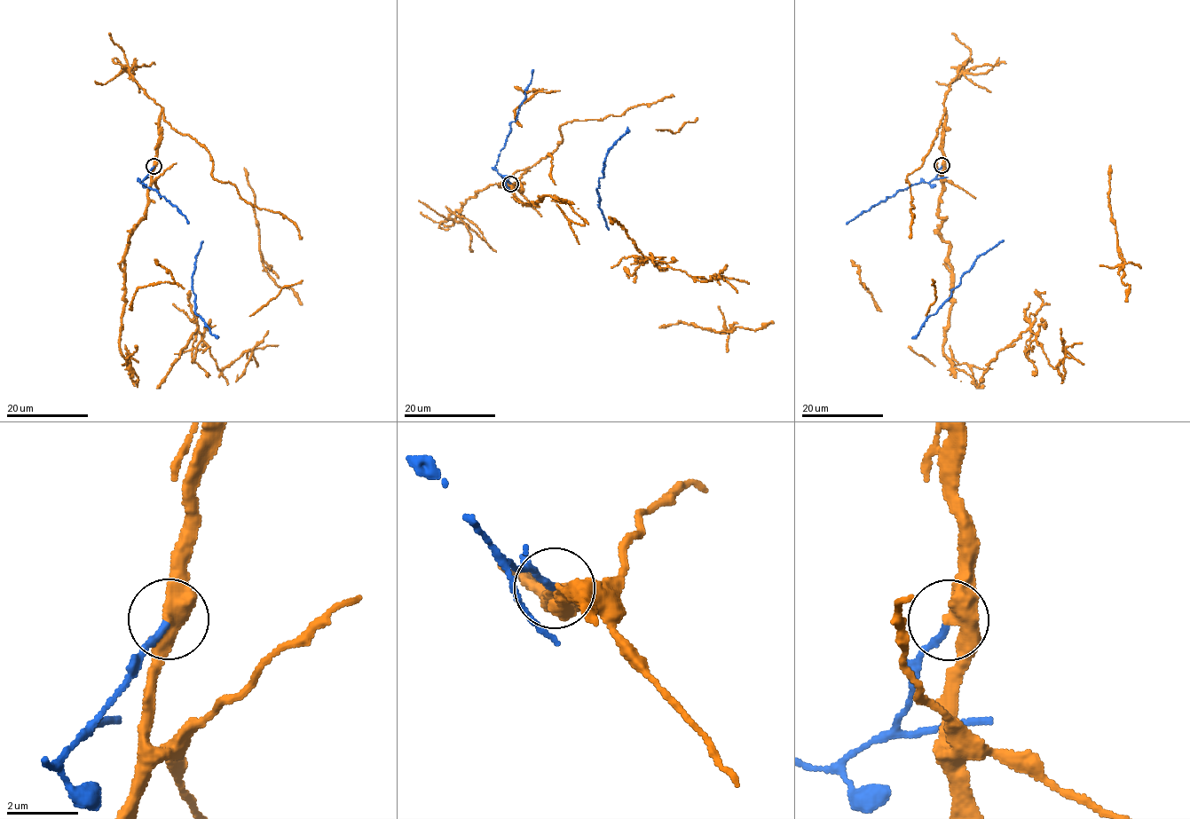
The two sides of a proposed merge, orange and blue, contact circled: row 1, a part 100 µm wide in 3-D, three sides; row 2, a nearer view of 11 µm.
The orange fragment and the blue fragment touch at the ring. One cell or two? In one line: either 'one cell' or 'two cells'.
two cells

